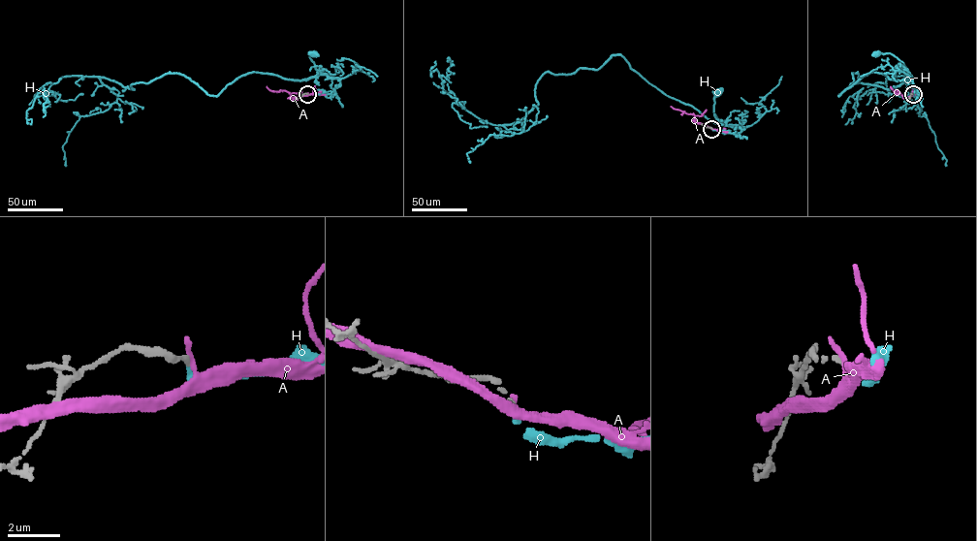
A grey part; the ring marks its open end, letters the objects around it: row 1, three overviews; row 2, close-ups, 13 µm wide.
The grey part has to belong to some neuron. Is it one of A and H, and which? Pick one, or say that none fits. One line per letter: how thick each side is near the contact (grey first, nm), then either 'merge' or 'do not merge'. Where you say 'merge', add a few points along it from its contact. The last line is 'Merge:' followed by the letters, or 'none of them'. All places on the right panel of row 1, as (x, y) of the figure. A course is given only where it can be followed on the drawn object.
A: 160/240 nm | do not merge
H: 150/170 nm | merge | via (913, 94), (917, 93), (917, 87), (904, 64), (890, 53), (876, 53)
Merge: H

